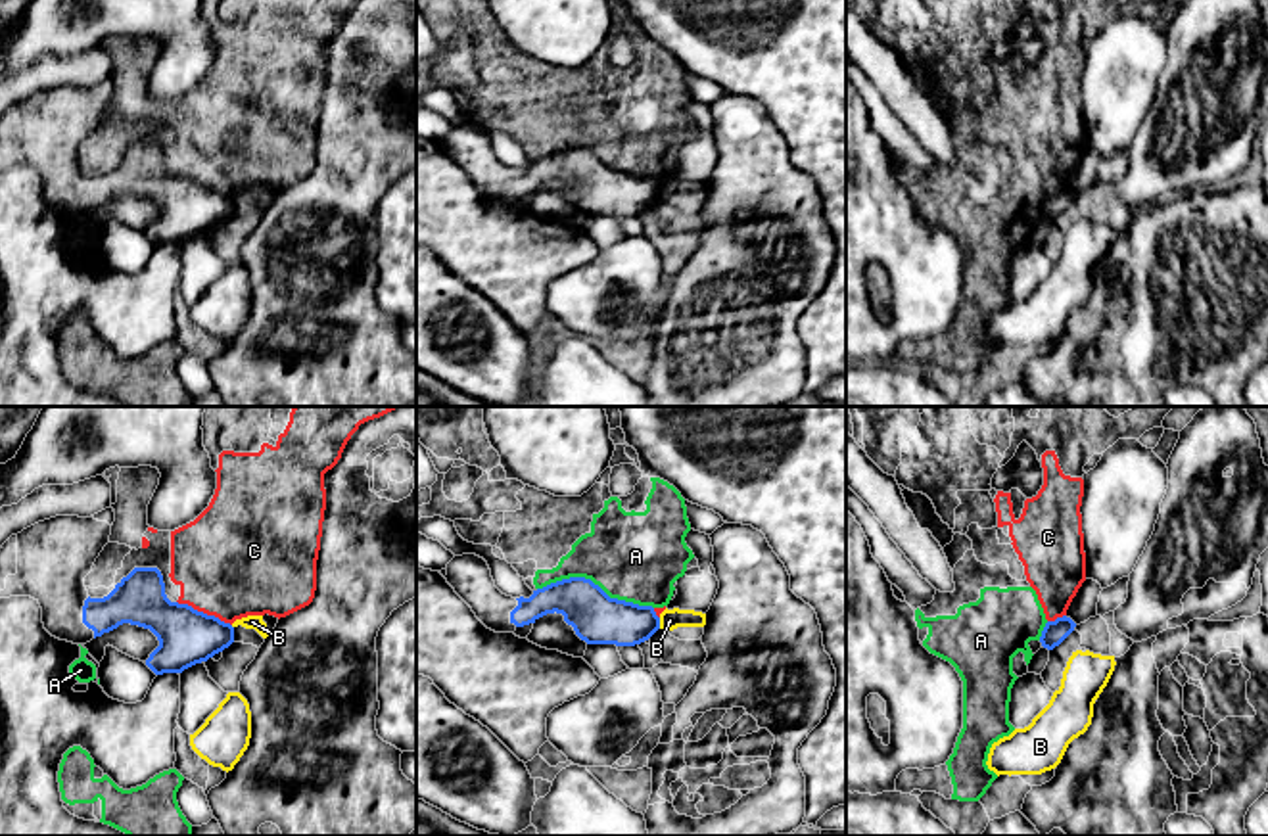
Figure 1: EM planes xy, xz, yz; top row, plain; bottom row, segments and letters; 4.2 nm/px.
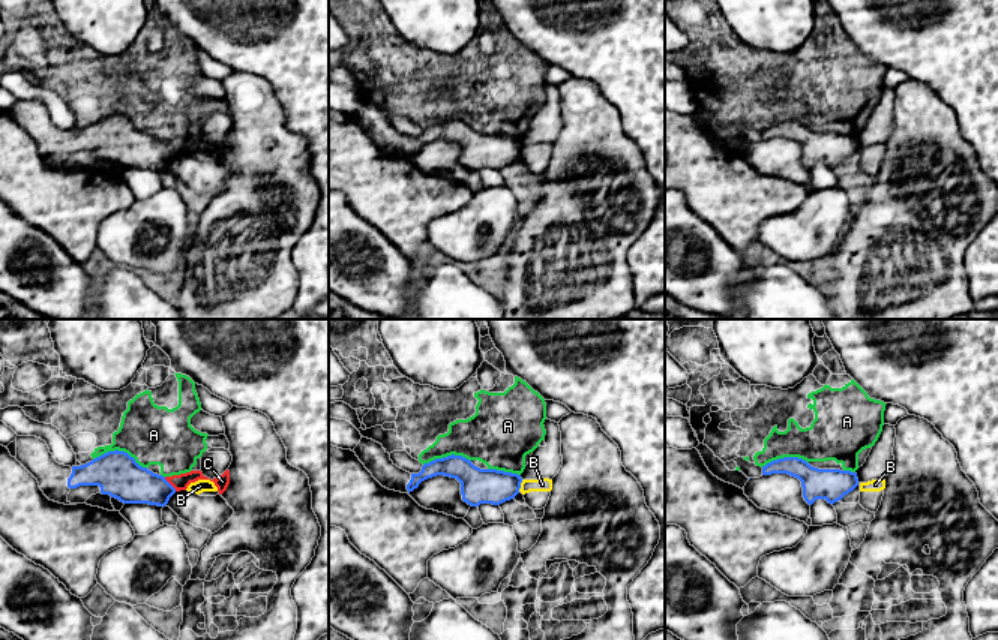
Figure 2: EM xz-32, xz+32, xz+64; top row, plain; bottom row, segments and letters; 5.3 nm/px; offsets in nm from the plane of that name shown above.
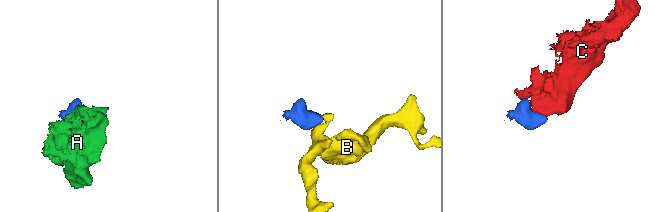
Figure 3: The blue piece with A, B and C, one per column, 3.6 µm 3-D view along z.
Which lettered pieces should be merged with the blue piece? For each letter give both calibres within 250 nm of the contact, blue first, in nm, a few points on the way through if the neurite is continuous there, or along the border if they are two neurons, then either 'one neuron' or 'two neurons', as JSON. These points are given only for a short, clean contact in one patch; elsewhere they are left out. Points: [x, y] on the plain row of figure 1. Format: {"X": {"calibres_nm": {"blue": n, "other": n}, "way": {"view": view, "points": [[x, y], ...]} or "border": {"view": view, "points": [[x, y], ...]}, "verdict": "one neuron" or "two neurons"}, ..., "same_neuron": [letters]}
{"A": {"calibres_nm": {"blue": 200, "other": 380}, "verdict": "two neurons"}, "B": {"calibres_nm": {"blue": 200, "other": 90}, "border": {"view": "xz", "points": [[658, 188], [660, 198]]}, "verdict": "two neurons"}, "C": {"calibres_nm": {"blue": 240, "other": 480}, "border": {"view": "xy", "points": [[177, 171], [213, 185], [231, 196]]}, "verdict": "two neurons"}, "same_neuron": []}

